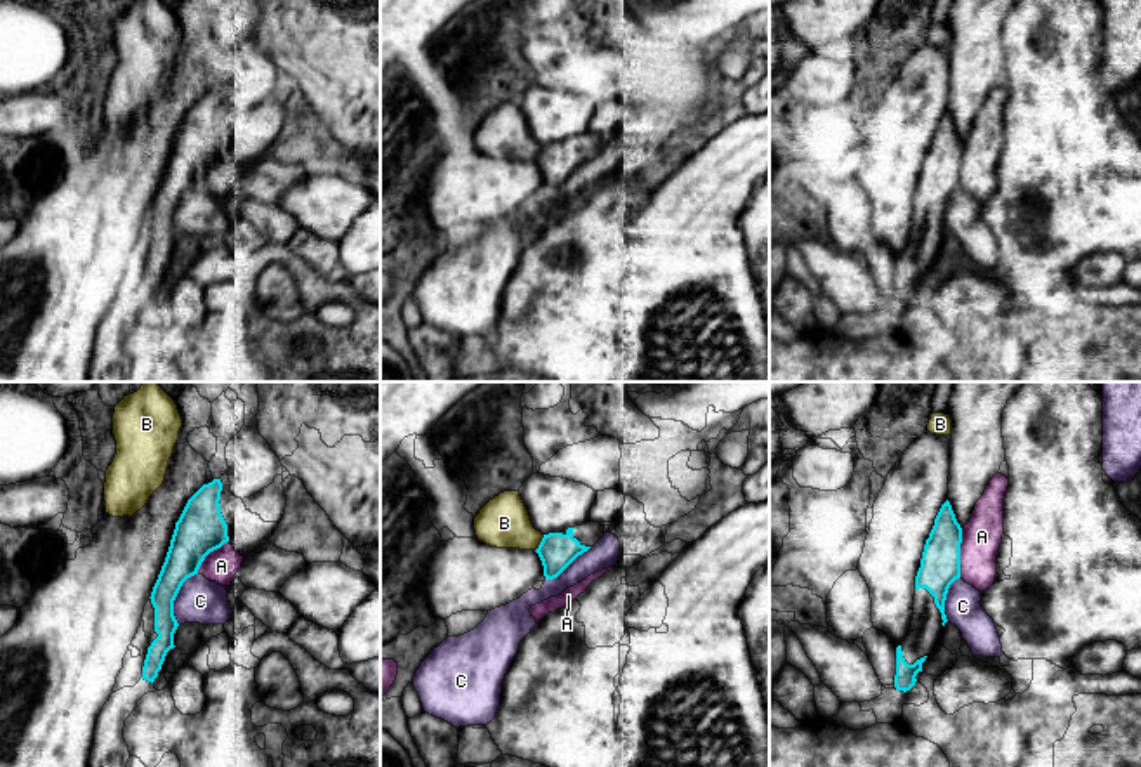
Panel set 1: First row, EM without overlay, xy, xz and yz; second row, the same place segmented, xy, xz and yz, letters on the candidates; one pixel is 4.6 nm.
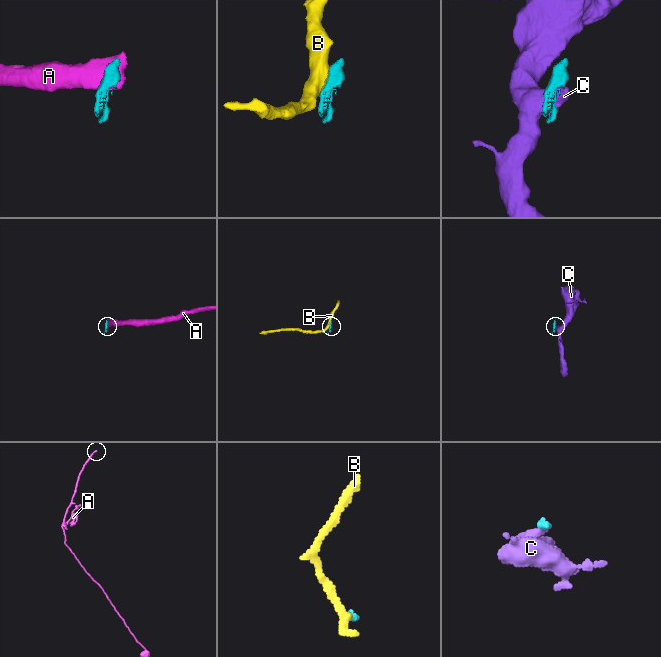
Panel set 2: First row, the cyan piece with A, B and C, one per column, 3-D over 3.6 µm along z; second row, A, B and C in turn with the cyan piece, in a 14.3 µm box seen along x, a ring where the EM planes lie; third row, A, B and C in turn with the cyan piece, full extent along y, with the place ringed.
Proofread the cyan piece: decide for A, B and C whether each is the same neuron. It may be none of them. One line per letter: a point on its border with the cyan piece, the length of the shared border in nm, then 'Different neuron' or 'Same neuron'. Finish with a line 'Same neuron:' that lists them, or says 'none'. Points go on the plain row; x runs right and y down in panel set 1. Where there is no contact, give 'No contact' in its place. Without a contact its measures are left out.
A: Touches cyan at yz (959, 165). Shared border 220 nm. Different neuron
B: Touches cyan at xz (540, 155). Shared border 90 nm. Different neuron
C: Touches cyan at xy (176, 207). Shared border 260 nm. Different neuron
Same neuron: none

